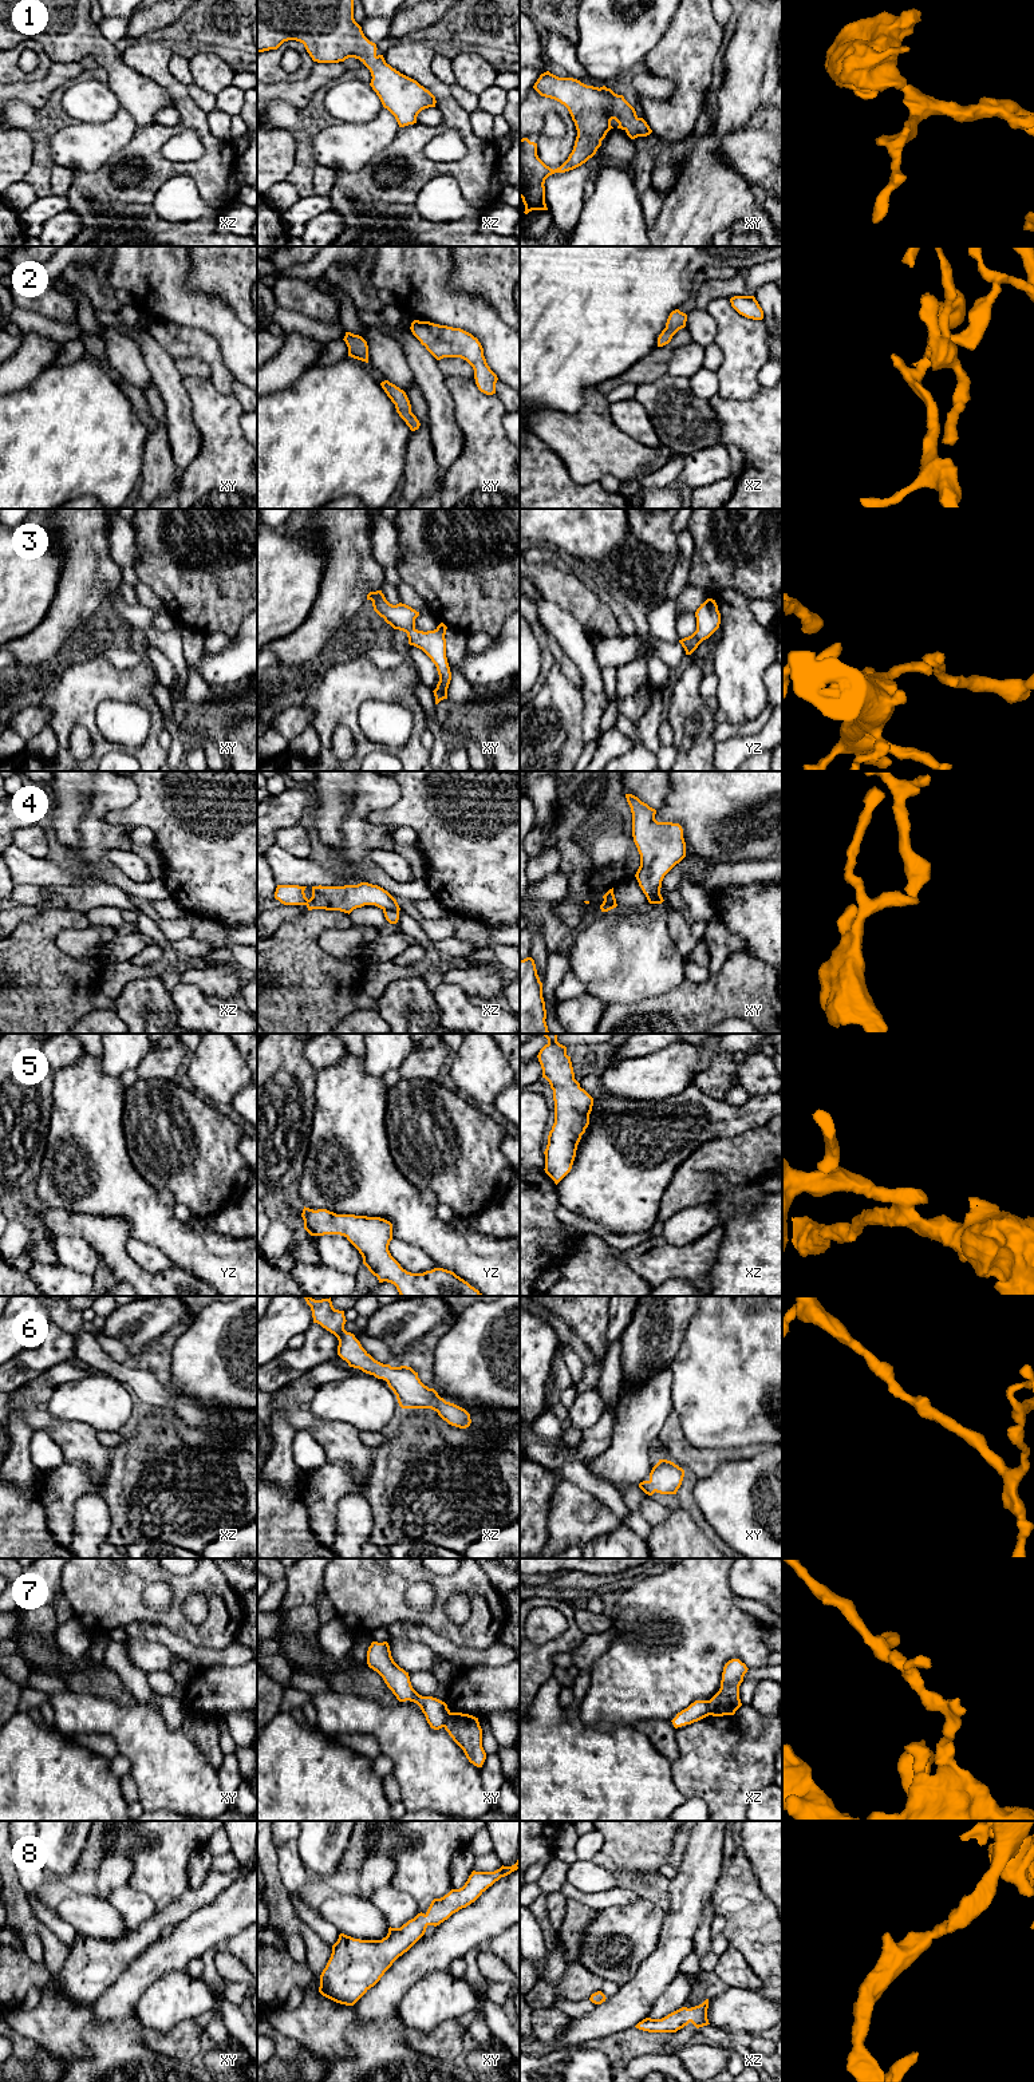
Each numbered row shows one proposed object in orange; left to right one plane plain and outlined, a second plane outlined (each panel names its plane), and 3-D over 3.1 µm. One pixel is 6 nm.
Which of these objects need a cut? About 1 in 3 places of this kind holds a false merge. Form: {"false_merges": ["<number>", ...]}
{"false_merges": ["4", "7"]}

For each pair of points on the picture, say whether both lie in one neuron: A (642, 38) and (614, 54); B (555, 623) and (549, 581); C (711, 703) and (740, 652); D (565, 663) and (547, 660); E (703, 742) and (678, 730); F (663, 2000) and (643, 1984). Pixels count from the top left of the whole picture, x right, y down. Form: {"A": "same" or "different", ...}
{"A": "same", "B": "different", "C": "different", "D": "different", "E": "same", "F": "different"}

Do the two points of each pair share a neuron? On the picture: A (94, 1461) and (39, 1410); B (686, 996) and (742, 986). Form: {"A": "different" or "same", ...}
{"A": "same", "B": "same"}

